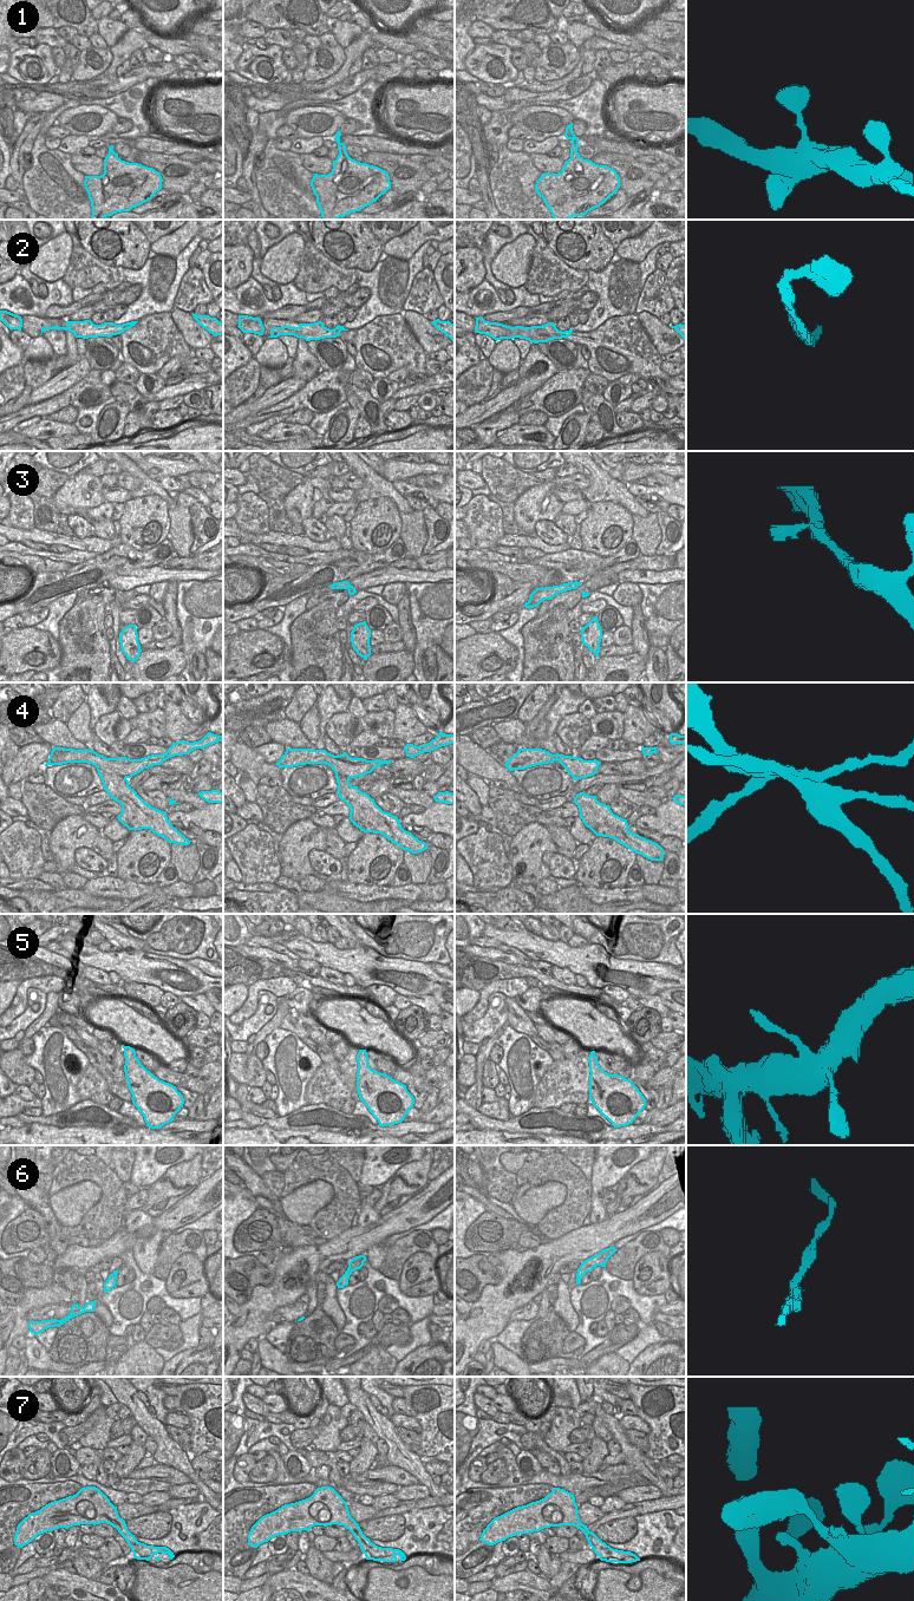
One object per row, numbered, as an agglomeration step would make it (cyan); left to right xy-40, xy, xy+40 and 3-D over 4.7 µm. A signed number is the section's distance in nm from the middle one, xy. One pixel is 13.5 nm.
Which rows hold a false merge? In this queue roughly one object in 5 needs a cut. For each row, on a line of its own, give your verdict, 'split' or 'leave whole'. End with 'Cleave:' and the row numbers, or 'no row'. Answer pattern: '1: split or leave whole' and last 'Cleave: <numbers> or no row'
1: leave whole
2: split
3: leave whole
4: split
5: leave whole
6: leave whole
7: leave whole
Cleave: 2, 4

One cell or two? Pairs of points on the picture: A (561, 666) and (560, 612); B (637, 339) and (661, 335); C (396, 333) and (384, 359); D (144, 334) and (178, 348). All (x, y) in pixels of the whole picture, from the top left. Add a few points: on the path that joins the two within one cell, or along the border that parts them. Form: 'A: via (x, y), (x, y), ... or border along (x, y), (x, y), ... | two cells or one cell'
A: via (553, 653), (553, 625) | one cell
B: border along (637, 314), (640, 325), (661, 357) | two cells
C: via (390, 339), (384, 346), (384, 353) | one cell
D: via (152, 339), (170, 342) | one cell

